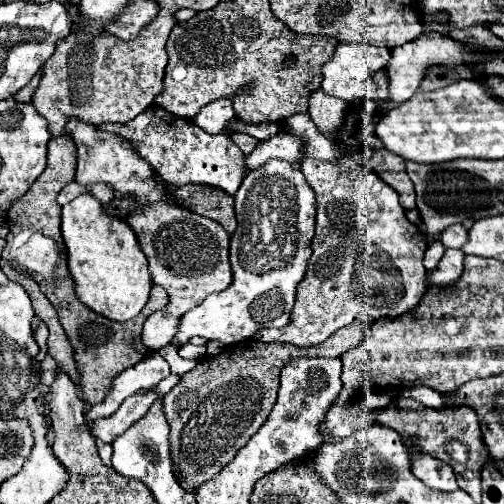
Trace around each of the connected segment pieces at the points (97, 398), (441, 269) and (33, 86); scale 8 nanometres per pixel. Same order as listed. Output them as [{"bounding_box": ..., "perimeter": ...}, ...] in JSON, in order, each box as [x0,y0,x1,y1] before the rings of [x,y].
[{"bounding_box":[41,282,169,406],"perimeter":[[[59,282],[59,286],[41,286],[41,292],[47,296],[47,300],[53,304],[53,308],[59,314],[59,322],[75,352],[75,364],[79,368],[79,386],[83,392],[83,402],[91,406],[99,404],[107,396],[107,390],[111,388],[111,382],[119,372],[123,372],[129,366],[135,366],[141,358],[151,354],[151,350],[147,350],[141,344],[141,326],[153,312],[161,310],[169,302],[167,292],[155,284],[151,288],[149,302],[135,318],[127,322],[111,322],[105,316],[89,310],[75,298],[73,282]]]},{"bounding_box":[427,250,465,286],"perimeter":[[[445,250],[445,256],[441,258],[437,270],[427,274],[427,282],[429,284],[443,284],[443,286],[453,284],[463,274],[463,268],[465,268],[463,260],[465,260],[465,254],[461,250]]]},{"bounding_box":[13,74,41,102],"perimeter":[[[35,74],[33,80],[31,80],[27,86],[23,86],[19,92],[13,94],[13,98],[15,98],[17,102],[31,102],[31,98],[33,98],[33,94],[35,94],[35,90],[37,90],[39,80],[41,80],[41,74]]]}]

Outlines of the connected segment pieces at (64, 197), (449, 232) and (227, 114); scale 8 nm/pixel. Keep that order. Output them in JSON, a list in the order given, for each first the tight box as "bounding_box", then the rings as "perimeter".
[{"bounding_box":[57,182,87,206],"perimeter":[[[71,182],[71,184],[67,184],[61,192],[59,192],[59,196],[57,196],[57,202],[63,206],[63,204],[67,204],[67,202],[71,202],[73,198],[77,198],[77,196],[81,196],[81,194],[85,194],[87,192],[87,188],[85,186],[79,186],[77,182]]]},{"bounding_box":[441,224,467,248],"perimeter":[[[461,224],[447,226],[447,230],[443,230],[443,234],[441,234],[441,242],[445,248],[461,248],[467,242],[465,226],[461,226]]]},{"bounding_box":[193,98,235,134],"perimeter":[[[219,98],[215,102],[209,102],[195,118],[193,122],[203,128],[209,134],[225,134],[227,122],[235,116],[233,102],[229,98]]]}]

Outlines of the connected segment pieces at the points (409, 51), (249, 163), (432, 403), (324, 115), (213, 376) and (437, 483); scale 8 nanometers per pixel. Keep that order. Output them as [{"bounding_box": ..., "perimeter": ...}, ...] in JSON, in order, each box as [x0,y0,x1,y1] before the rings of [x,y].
[{"bounding_box":[383,34,465,110],"perimeter":[[[421,34],[417,40],[413,42],[407,42],[397,48],[391,50],[391,62],[387,64],[387,72],[389,72],[389,102],[383,104],[385,110],[391,110],[395,106],[401,106],[403,102],[407,102],[419,88],[419,84],[423,82],[425,78],[425,68],[431,66],[431,64],[437,64],[437,62],[443,62],[447,60],[449,56],[465,56],[465,48],[461,46],[461,42],[455,42],[447,36],[441,36],[441,34]]]},{"bounding_box":[245,130,301,170],"perimeter":[[[281,130],[269,140],[259,142],[257,148],[249,156],[245,156],[245,168],[255,170],[271,158],[281,158],[281,160],[287,160],[289,164],[299,164],[299,158],[301,158],[299,154],[301,154],[301,140],[293,132]]]},{"bounding_box":[403,386,445,408],"perimeter":[[[417,386],[417,388],[411,388],[411,390],[403,390],[403,396],[405,398],[415,398],[417,402],[421,402],[423,406],[429,406],[429,408],[445,408],[443,394],[439,394],[437,390],[427,388],[427,386]]]},{"bounding_box":[309,88,347,132],"perimeter":[[[321,88],[315,90],[315,94],[309,98],[309,116],[313,118],[315,126],[321,130],[321,132],[333,132],[333,130],[339,130],[341,124],[343,124],[343,116],[345,116],[345,110],[347,110],[347,102],[339,100],[339,98],[333,98],[329,94],[325,94]]]},{"bounding_box":[163,322,369,492],"perimeter":[[[355,322],[349,324],[347,328],[337,330],[327,342],[321,342],[319,346],[311,348],[299,348],[299,346],[287,346],[287,342],[259,342],[259,340],[245,340],[235,346],[225,346],[215,358],[207,356],[201,358],[199,364],[189,370],[187,374],[181,376],[179,384],[165,396],[163,406],[165,406],[165,416],[171,426],[171,460],[175,466],[175,474],[179,478],[179,484],[193,492],[199,484],[211,480],[219,470],[223,470],[225,464],[235,458],[237,450],[243,448],[249,438],[261,428],[261,424],[267,420],[275,400],[277,400],[277,390],[279,390],[279,372],[281,368],[291,360],[299,356],[325,356],[325,358],[337,358],[357,346],[365,336],[367,336],[369,326]]]},{"bounding_box":[411,452,457,492],"perimeter":[[[411,452],[411,470],[413,474],[431,490],[437,492],[453,492],[457,490],[457,478],[455,472],[449,464],[431,458],[429,454],[421,454],[421,452]]]}]

